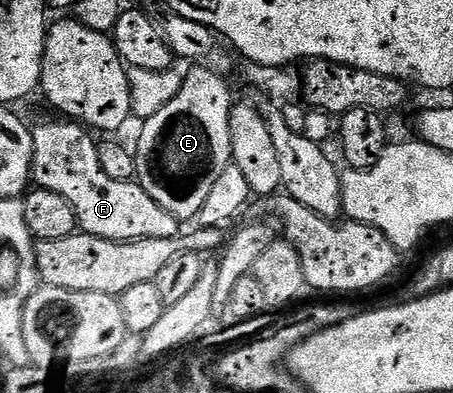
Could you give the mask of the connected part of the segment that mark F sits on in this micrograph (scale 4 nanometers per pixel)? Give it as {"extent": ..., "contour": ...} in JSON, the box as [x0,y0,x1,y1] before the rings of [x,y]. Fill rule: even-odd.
{"extent":[32,118,179,242],"contour":[[[66,118],[57,119],[33,129],[32,170],[34,174],[32,180],[37,187],[60,194],[74,207],[77,227],[85,235],[116,242],[140,238],[172,238],[179,235],[179,220],[172,214],[168,214],[168,210],[164,210],[164,206],[155,202],[137,182],[108,178],[108,174],[104,174],[104,169],[100,167],[98,144],[96,140],[93,140],[95,137],[83,125]]]}

